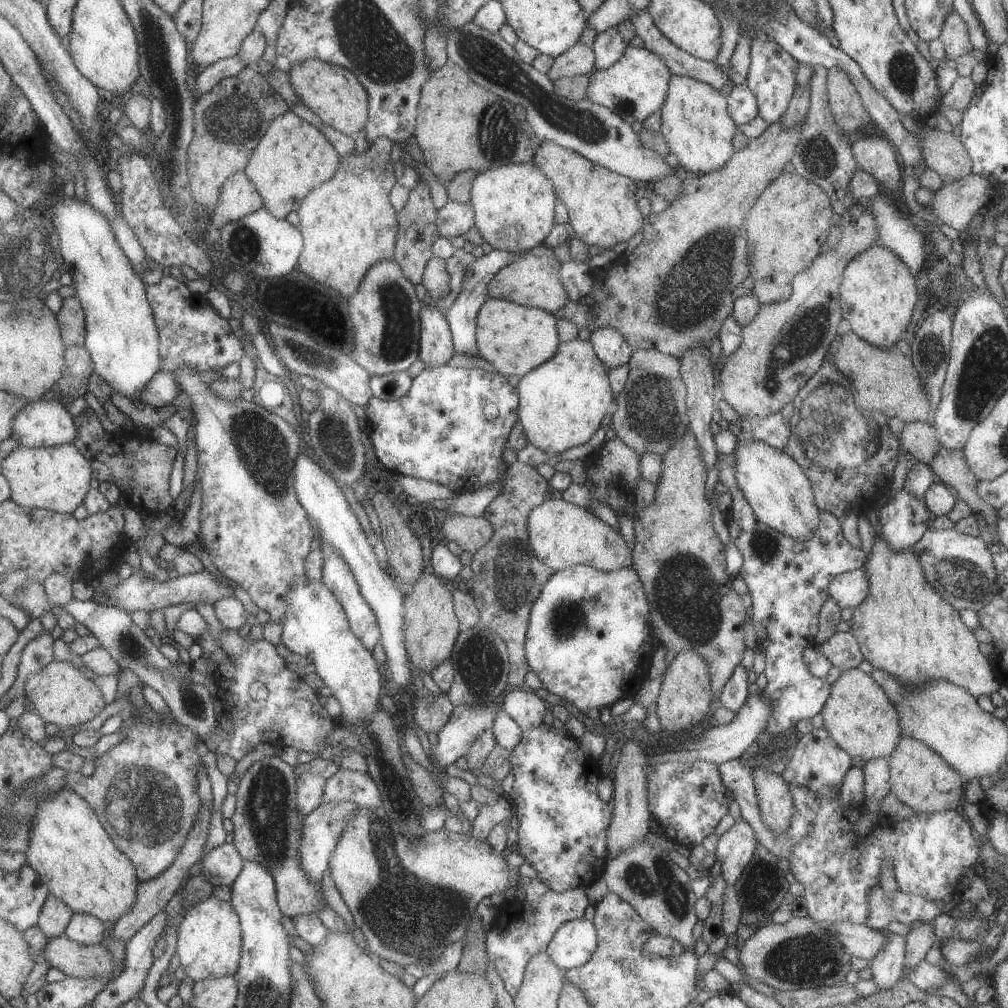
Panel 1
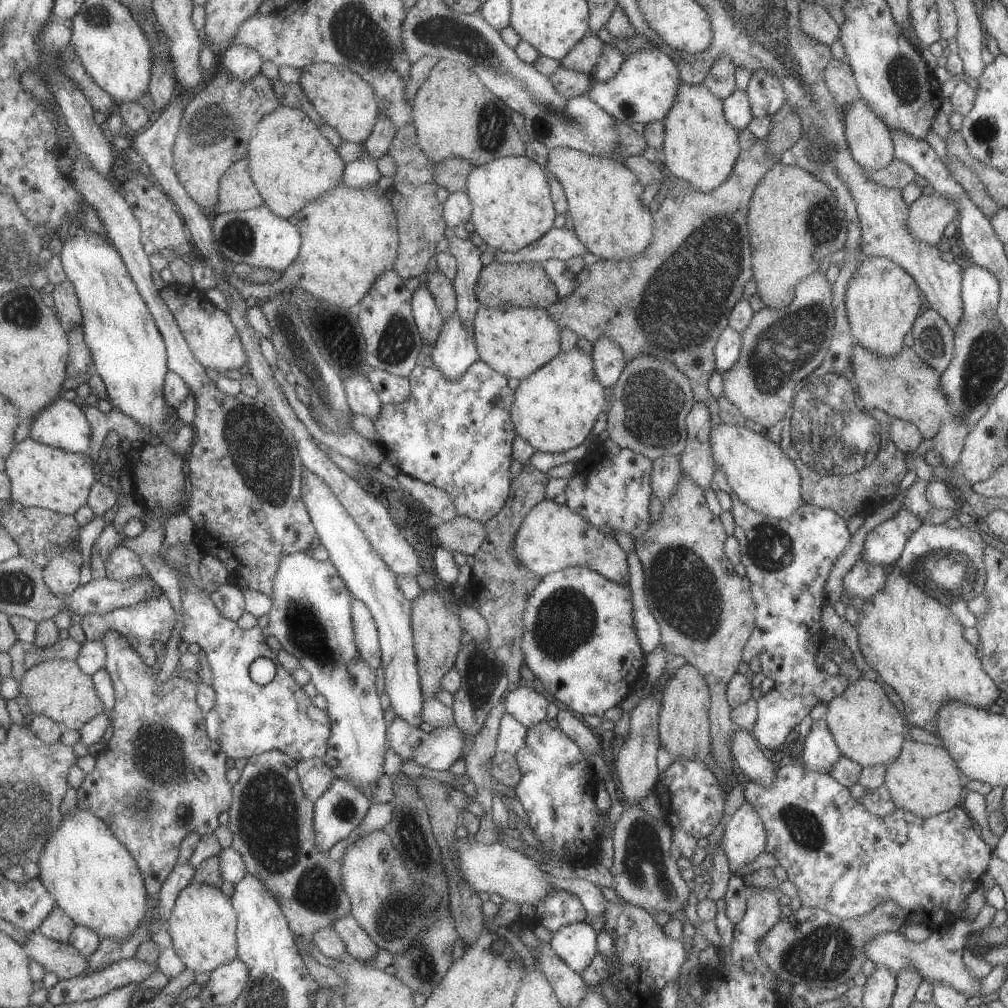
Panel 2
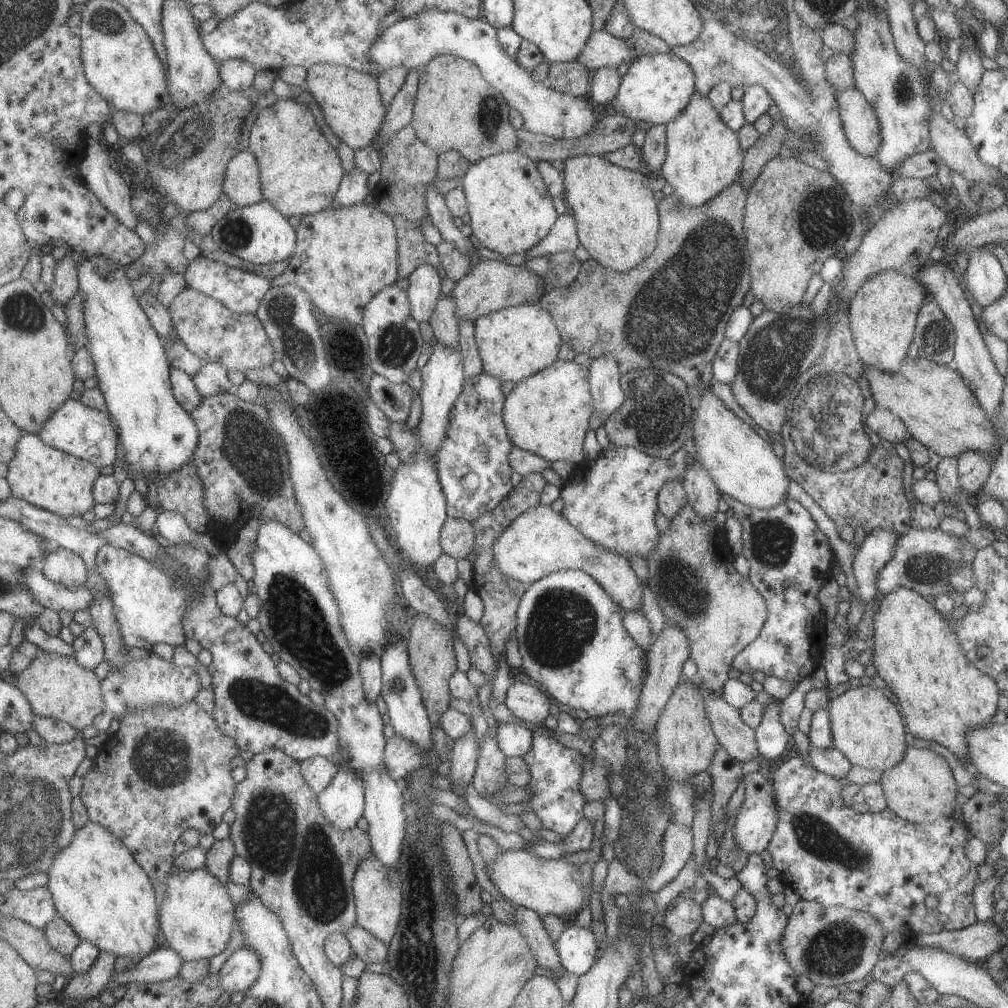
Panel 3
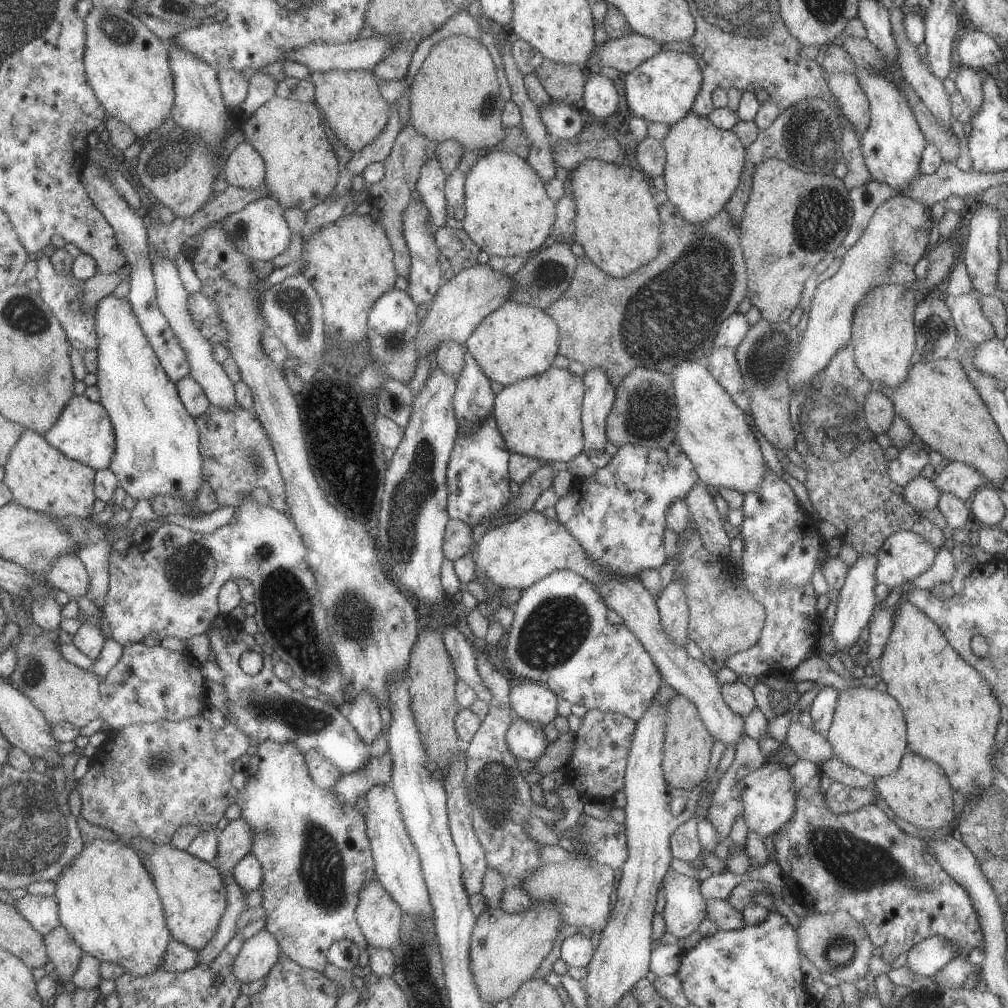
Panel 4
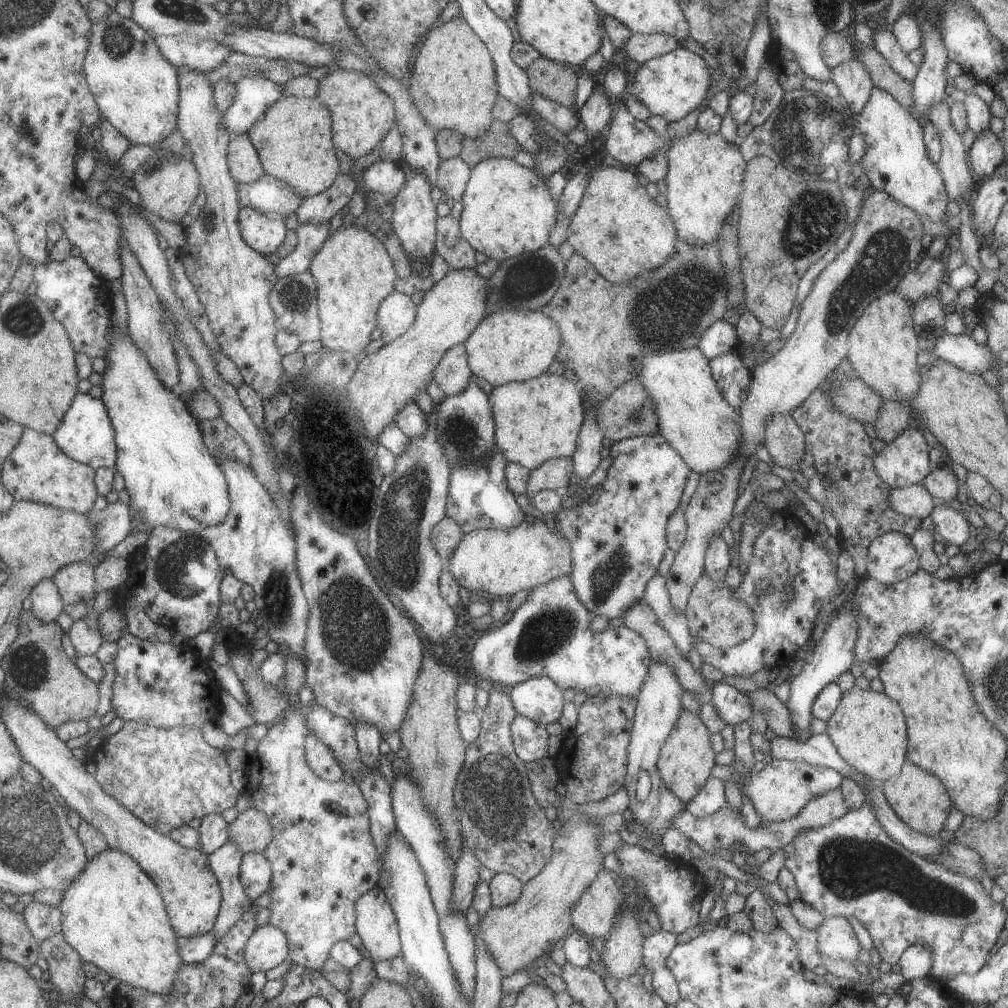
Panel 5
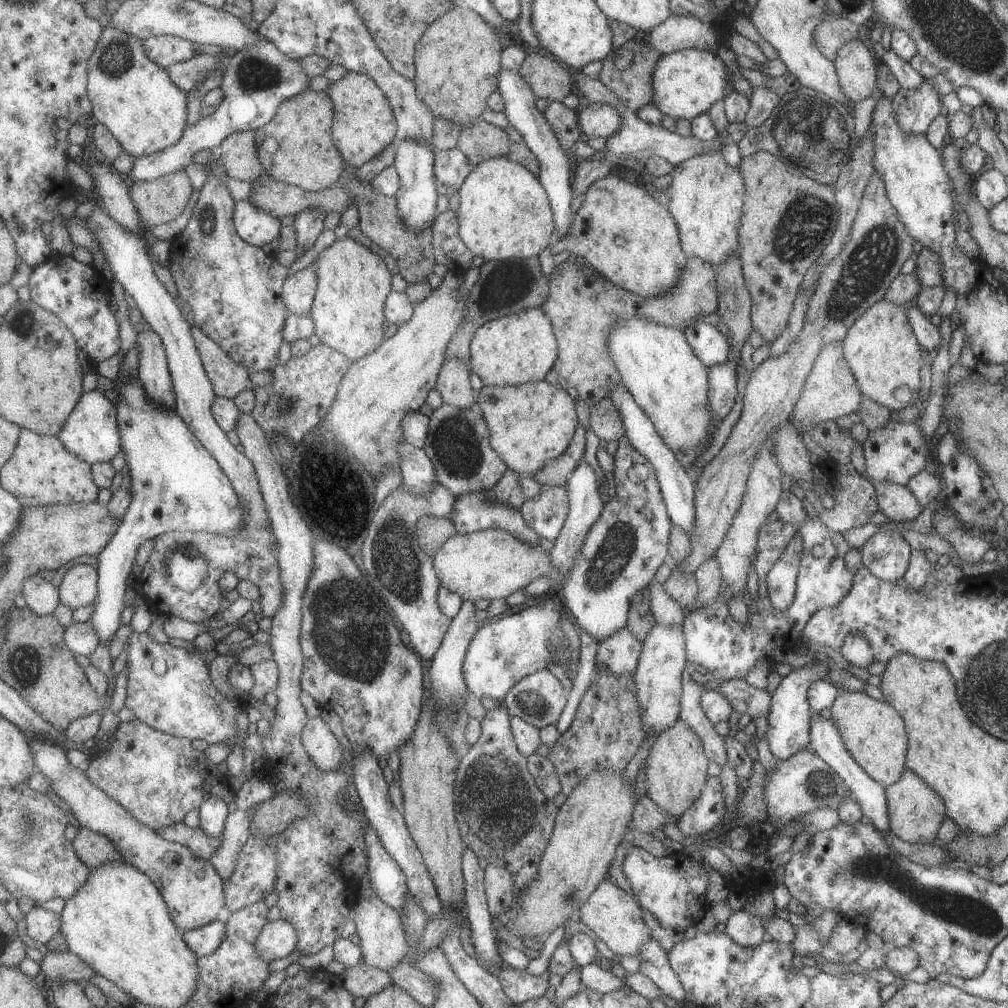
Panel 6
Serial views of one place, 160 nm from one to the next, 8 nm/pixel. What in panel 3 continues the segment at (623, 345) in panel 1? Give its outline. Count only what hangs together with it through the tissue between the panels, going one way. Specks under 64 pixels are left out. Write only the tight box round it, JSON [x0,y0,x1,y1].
[588,355,624,430]

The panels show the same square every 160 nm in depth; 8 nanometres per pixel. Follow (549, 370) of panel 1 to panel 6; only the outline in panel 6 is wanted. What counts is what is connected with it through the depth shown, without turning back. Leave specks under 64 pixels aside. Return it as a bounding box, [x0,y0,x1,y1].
[475,381,578,477]

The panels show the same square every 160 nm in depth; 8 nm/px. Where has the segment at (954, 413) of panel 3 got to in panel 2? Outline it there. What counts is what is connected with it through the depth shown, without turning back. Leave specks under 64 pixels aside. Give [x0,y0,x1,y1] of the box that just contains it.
[851,342,951,440]

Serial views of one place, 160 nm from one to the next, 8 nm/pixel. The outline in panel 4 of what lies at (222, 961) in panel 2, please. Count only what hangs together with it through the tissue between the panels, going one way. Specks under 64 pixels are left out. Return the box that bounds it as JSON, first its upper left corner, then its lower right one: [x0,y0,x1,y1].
[133,838,228,952]

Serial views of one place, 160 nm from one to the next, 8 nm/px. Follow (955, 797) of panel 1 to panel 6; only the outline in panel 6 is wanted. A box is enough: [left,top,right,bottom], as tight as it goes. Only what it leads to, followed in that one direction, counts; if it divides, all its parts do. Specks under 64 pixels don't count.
[884,769,945,843]

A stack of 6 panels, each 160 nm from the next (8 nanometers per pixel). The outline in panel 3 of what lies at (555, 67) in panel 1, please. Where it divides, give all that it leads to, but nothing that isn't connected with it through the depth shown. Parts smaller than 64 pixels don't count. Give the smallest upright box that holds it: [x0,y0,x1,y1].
[576,29,639,73]

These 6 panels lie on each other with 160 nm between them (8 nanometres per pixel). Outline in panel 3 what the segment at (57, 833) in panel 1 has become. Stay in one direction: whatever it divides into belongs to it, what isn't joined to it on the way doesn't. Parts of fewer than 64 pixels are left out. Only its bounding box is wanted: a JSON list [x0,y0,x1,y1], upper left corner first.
[47,820,161,958]

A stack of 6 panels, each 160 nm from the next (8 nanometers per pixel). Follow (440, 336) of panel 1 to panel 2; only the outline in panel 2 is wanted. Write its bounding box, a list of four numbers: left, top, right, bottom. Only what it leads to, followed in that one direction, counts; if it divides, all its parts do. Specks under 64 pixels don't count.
[410,279,443,347]

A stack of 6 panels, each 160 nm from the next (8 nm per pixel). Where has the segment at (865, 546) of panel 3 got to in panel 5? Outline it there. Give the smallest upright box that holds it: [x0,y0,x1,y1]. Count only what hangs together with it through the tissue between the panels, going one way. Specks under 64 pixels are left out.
[785,605,858,742]

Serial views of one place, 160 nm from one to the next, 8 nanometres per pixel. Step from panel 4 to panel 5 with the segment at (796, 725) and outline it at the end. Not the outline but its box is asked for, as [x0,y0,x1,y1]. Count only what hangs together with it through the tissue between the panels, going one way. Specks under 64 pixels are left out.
[748,689,796,739]

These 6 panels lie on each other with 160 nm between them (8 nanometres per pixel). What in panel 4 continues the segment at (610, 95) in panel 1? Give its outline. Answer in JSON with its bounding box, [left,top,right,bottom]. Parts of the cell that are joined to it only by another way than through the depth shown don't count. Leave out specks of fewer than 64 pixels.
[620,51,702,127]

